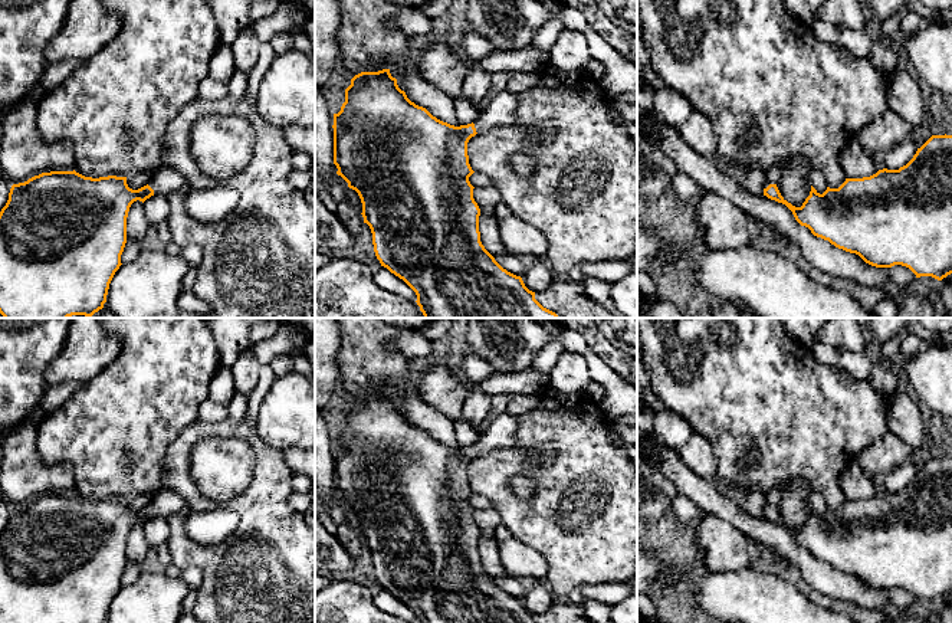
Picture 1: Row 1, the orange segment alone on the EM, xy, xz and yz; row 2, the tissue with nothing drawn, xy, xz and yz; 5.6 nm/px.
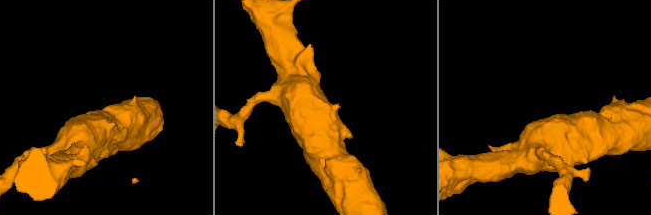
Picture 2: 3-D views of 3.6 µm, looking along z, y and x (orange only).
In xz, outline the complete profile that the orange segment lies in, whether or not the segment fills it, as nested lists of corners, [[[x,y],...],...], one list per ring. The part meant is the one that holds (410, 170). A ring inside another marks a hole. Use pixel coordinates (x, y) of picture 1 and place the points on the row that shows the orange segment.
[[[390,69],[378,72],[361,72],[351,79],[351,85],[345,89],[345,102],[338,114],[334,114],[334,164],[337,174],[341,176],[348,187],[355,190],[362,203],[362,217],[372,233],[372,245],[381,266],[403,279],[417,295],[417,305],[424,318],[559,318],[555,312],[544,308],[536,299],[535,292],[529,291],[522,278],[503,269],[495,258],[485,249],[480,242],[479,216],[480,209],[473,199],[473,186],[469,177],[475,173],[469,164],[467,142],[476,134],[488,132],[493,128],[515,124],[515,112],[518,106],[518,94],[502,91],[490,104],[483,108],[479,118],[467,125],[454,127],[433,117],[426,108],[411,102],[406,92],[397,85],[397,79],[391,76]]]

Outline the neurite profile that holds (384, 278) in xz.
[[[384,266],[374,273],[374,281],[384,291],[395,294],[407,301],[417,301],[416,292],[403,279],[391,273]]]

